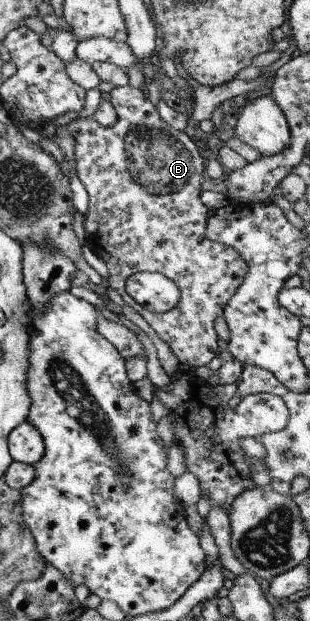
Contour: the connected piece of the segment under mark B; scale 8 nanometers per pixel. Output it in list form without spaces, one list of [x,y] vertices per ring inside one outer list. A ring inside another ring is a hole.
[[[124,85],[113,88],[110,94],[110,102],[117,114],[117,122],[115,122],[113,128],[102,127],[97,121],[95,121],[93,115],[87,118],[77,118],[67,126],[67,130],[69,130],[69,132],[73,134],[73,138],[75,138],[75,152],[73,152],[73,154],[75,154],[75,156],[73,156],[73,158],[75,158],[73,162],[75,165],[74,169],[89,195],[89,211],[83,218],[83,224],[87,234],[86,244],[107,265],[110,287],[113,288],[113,290],[116,290],[123,301],[131,306],[131,308],[135,309],[135,311],[145,319],[145,322],[149,324],[151,329],[157,333],[157,336],[163,342],[167,343],[167,346],[169,346],[171,351],[173,351],[173,354],[179,359],[179,363],[189,365],[194,370],[195,368],[206,366],[213,358],[220,355],[218,350],[219,338],[214,328],[215,319],[224,316],[225,306],[227,306],[229,298],[237,292],[237,288],[241,286],[241,282],[243,282],[243,278],[245,278],[245,274],[247,274],[249,268],[247,268],[247,262],[241,258],[241,254],[239,254],[235,248],[230,248],[229,246],[225,246],[225,244],[212,242],[207,239],[207,236],[205,236],[205,226],[209,219],[210,212],[200,200],[202,191],[201,183],[206,178],[204,173],[206,161],[203,147],[199,145],[197,141],[192,142],[191,138],[189,138],[184,131],[179,132],[179,130],[171,128],[167,122],[164,122],[159,115],[158,108],[148,100],[148,95],[143,90],[132,88],[130,85]],[[145,271],[163,274],[163,276],[171,278],[171,280],[177,284],[177,288],[181,290],[181,302],[177,302],[175,308],[161,313],[144,310],[143,307],[138,305],[129,289],[130,277],[133,276],[133,274],[143,273]]]

